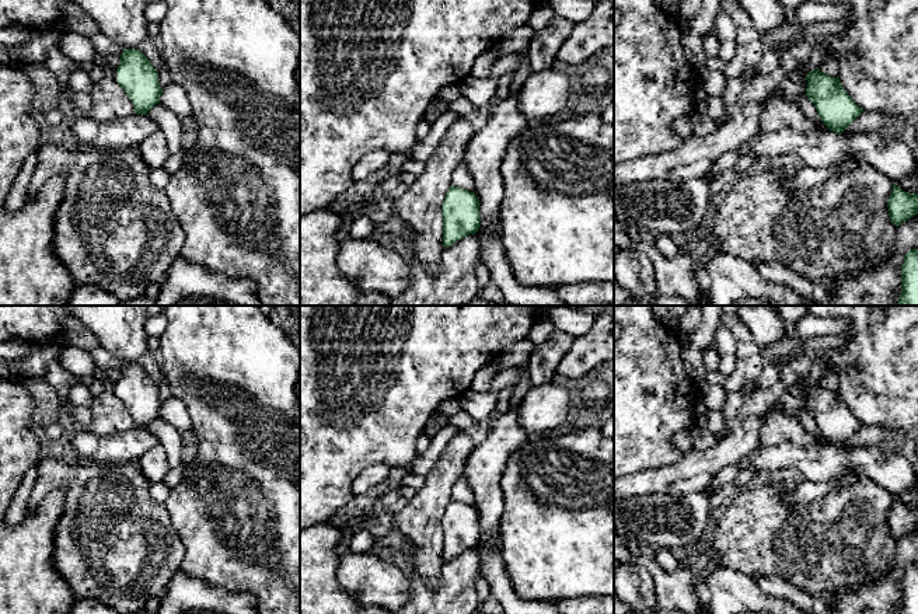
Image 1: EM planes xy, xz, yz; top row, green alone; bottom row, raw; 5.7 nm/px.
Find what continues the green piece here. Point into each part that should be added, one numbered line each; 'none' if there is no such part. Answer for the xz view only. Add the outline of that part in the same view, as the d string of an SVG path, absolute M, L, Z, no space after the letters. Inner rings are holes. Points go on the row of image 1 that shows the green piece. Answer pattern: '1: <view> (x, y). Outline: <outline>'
1: xz (454, 283). Outline: M402 231L399 238L409 254L409 285L390 306L463 306L479 293L475 268L481 257L478 233L468 234L450 247L443 247L437 272L432 273L415 251L416 231Z

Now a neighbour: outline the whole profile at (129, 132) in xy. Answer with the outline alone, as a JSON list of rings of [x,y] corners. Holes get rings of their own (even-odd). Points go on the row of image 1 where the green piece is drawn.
[[[78,114],[70,130],[80,144],[88,144],[94,149],[135,149],[158,130],[158,125],[150,116],[142,114],[111,122],[100,122]]]

